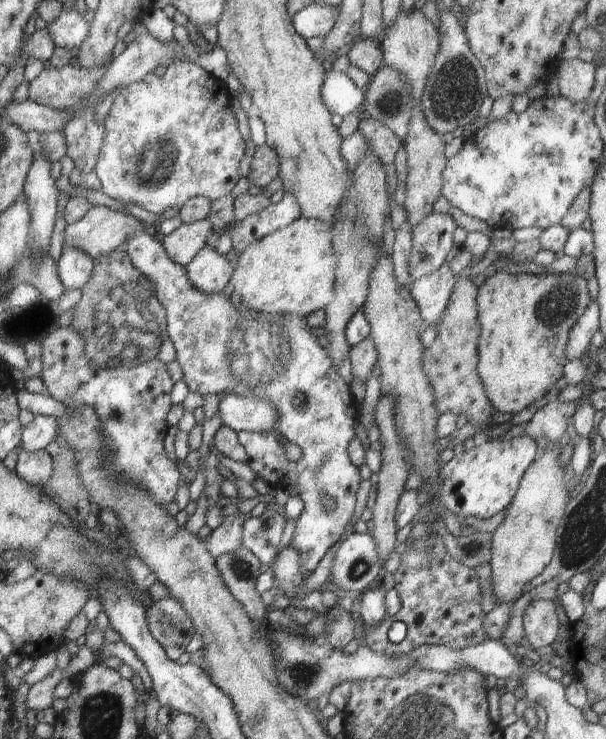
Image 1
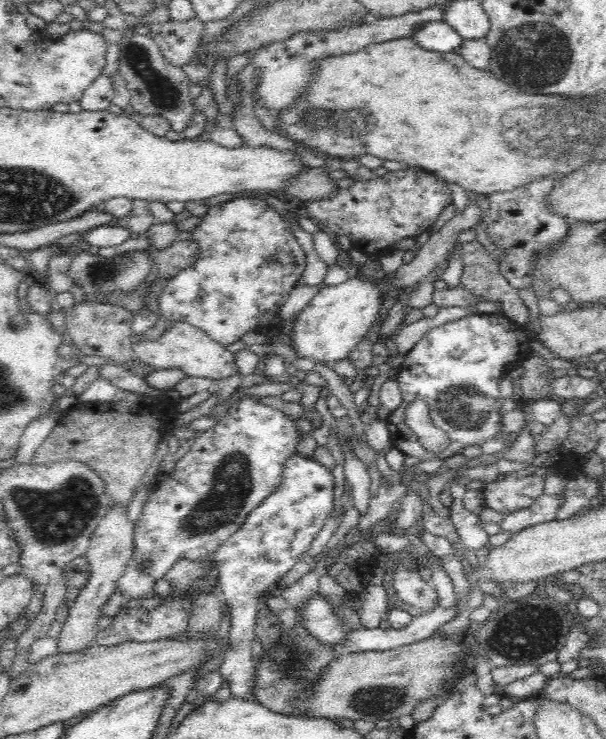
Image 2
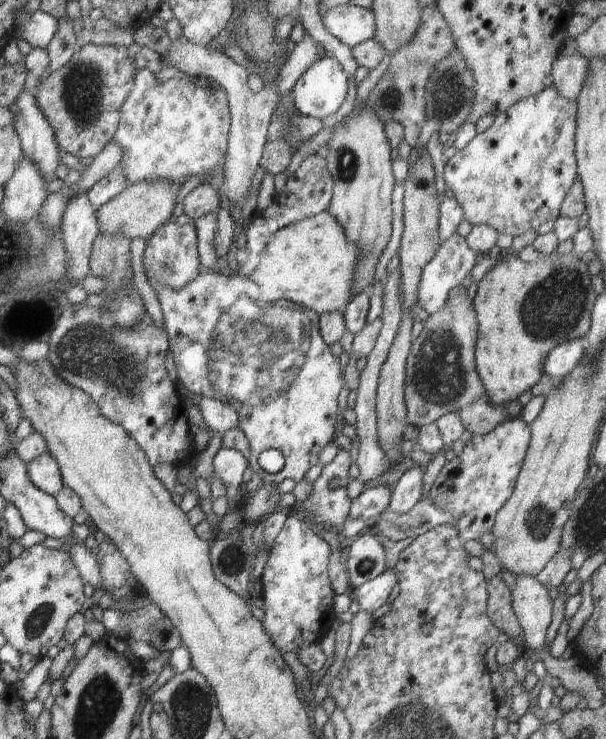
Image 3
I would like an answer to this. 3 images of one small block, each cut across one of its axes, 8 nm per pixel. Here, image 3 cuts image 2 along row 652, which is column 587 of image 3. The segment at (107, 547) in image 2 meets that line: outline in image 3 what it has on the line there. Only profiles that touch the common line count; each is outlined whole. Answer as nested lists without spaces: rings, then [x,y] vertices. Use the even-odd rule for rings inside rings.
[[[582,55],[558,56],[552,63],[553,87],[569,101],[576,101],[587,75],[588,61]]]

